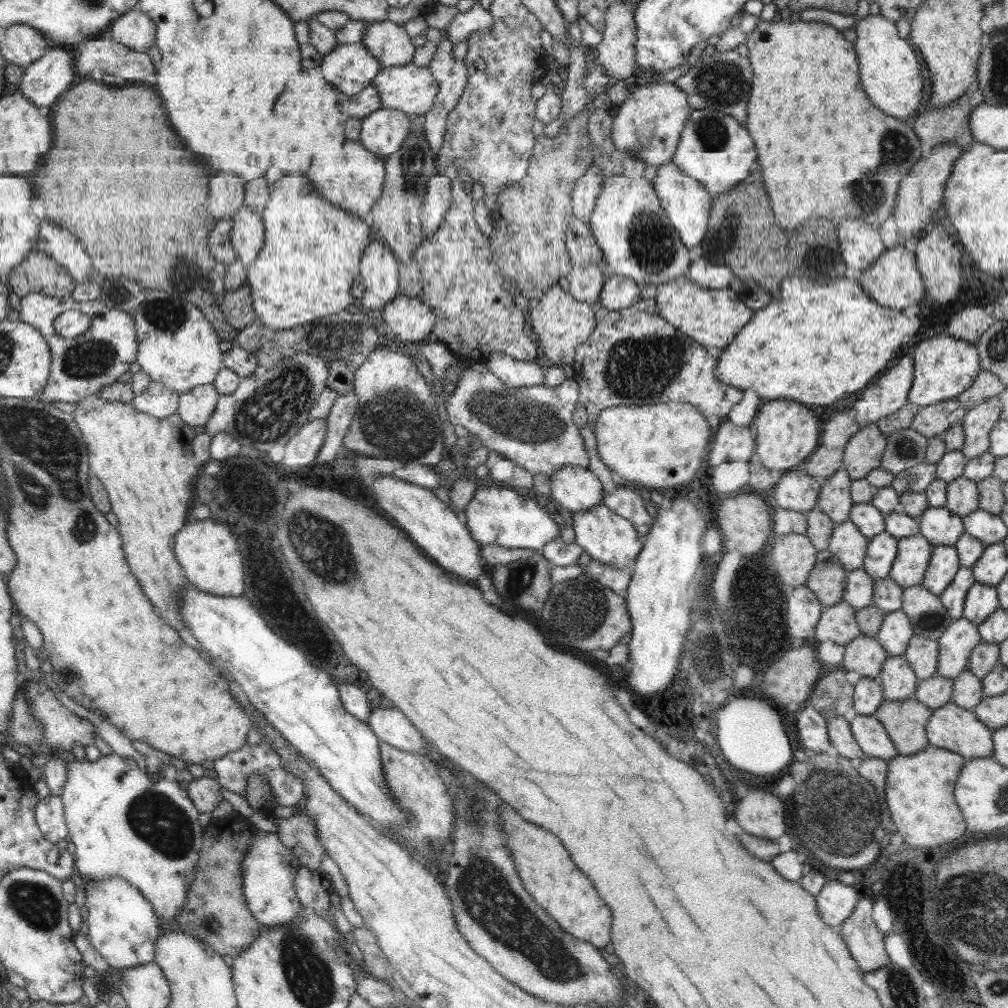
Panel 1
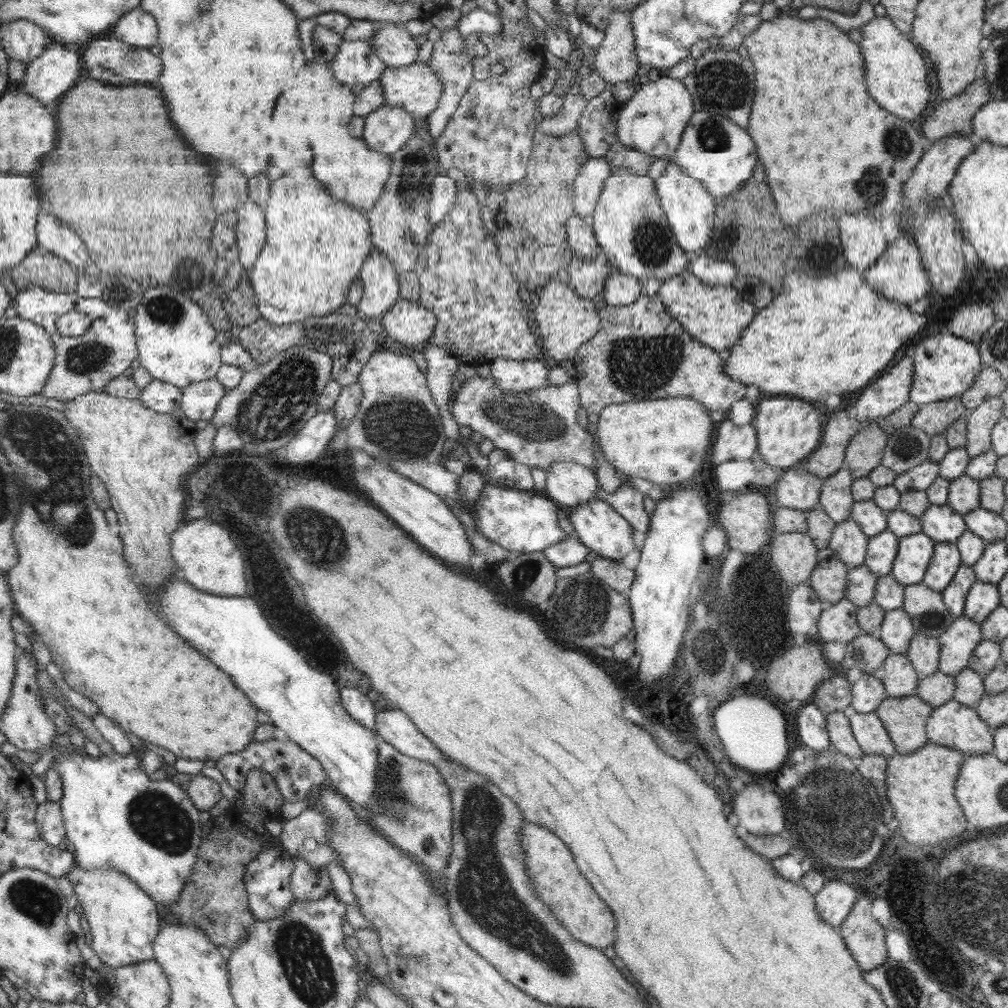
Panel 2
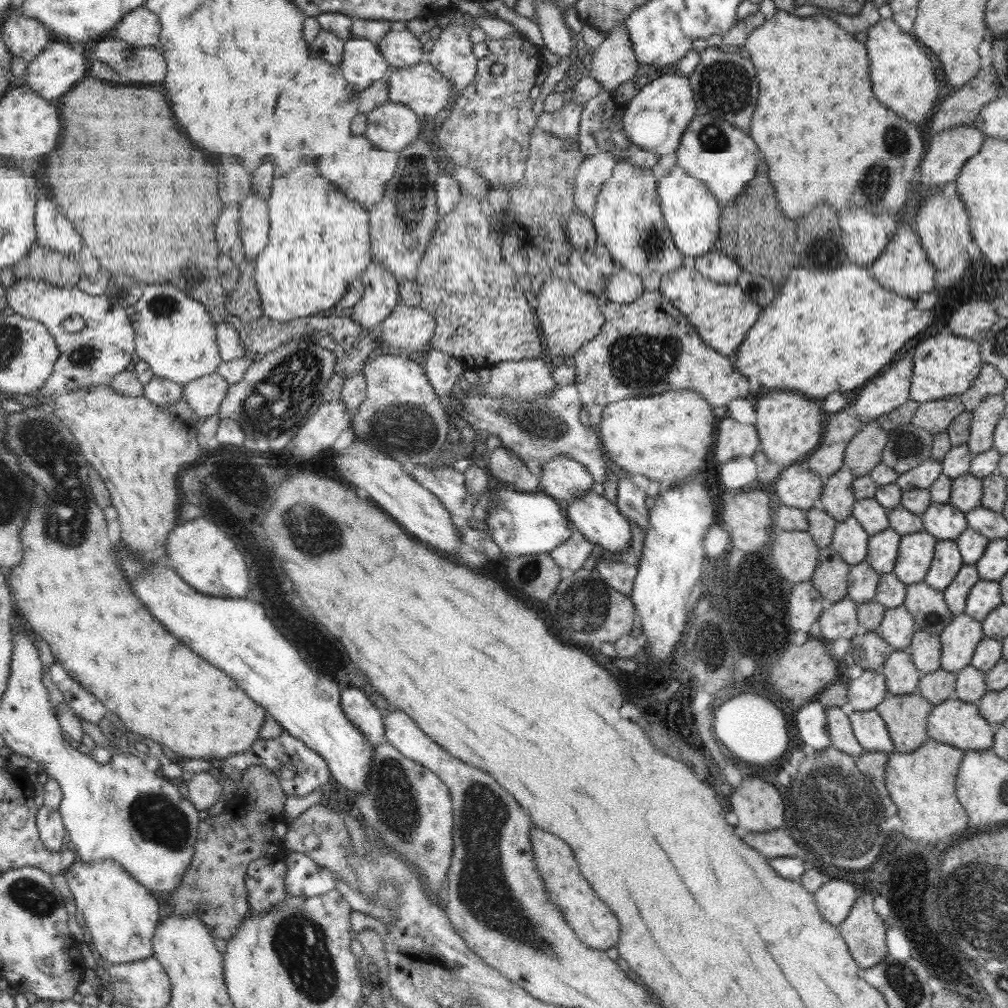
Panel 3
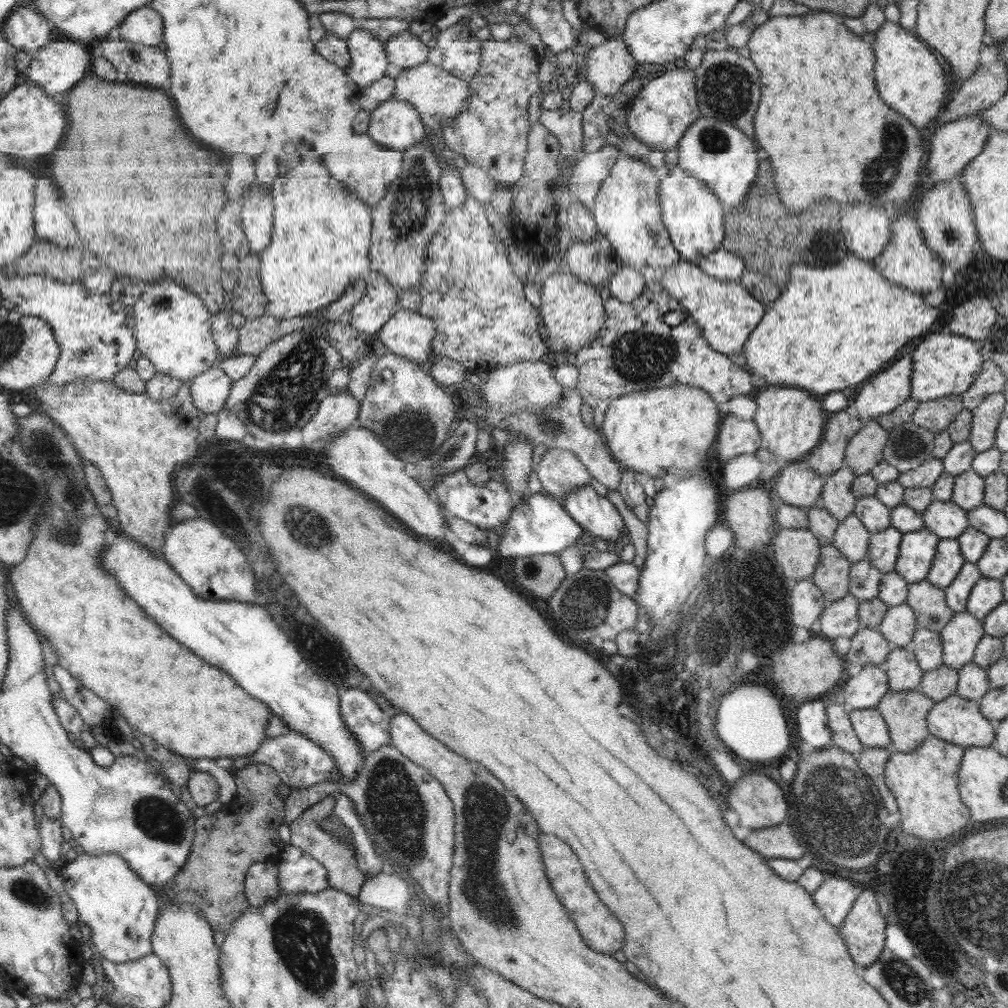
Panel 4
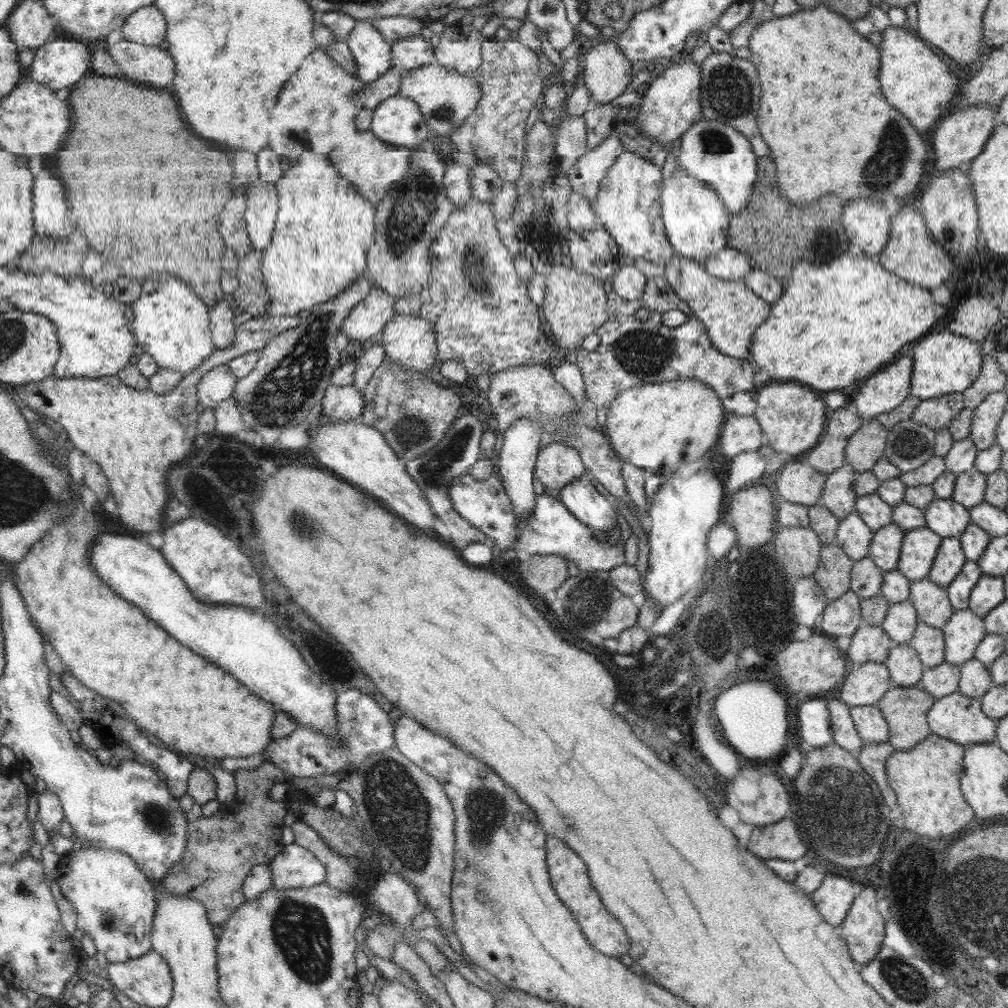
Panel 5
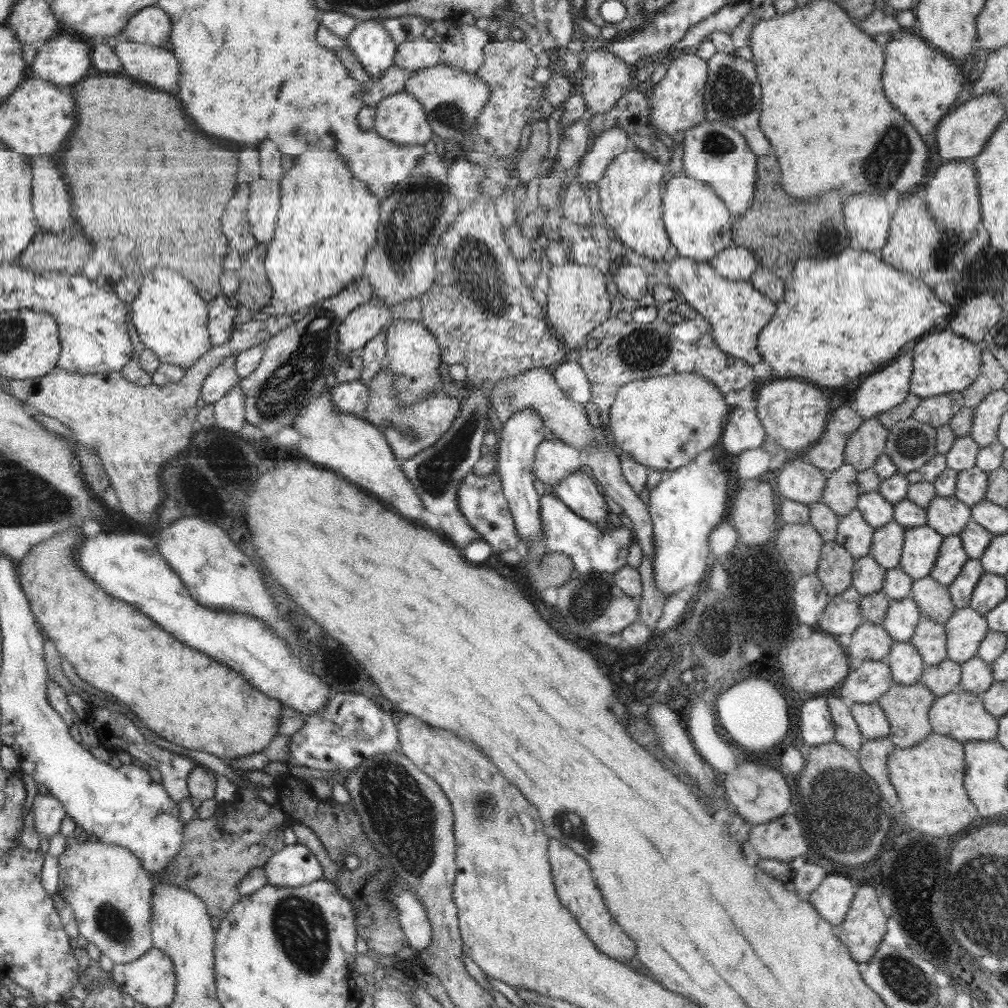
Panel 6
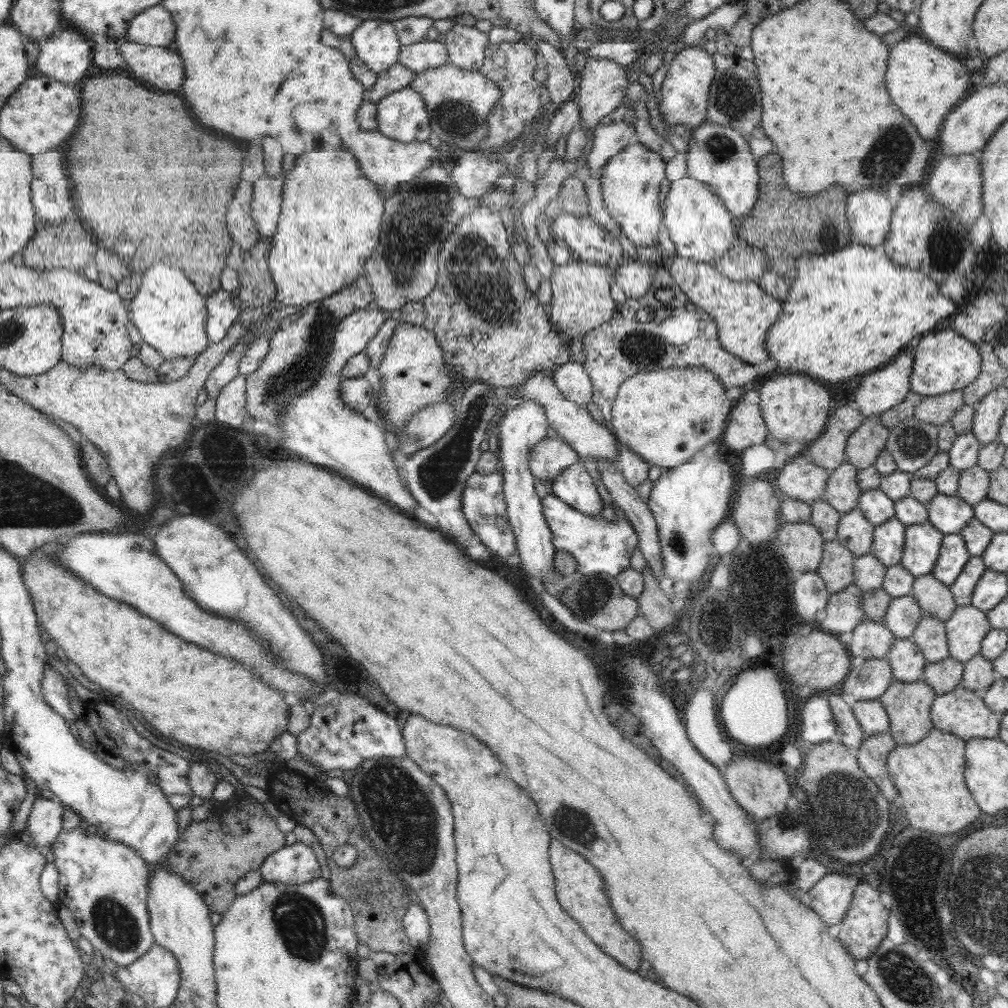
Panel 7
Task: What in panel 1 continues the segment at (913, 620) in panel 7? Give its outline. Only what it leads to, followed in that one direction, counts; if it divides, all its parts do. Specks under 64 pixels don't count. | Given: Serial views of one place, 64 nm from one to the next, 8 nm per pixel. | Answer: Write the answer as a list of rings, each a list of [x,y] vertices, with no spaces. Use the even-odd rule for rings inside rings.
[[[902,610],[885,613],[883,623],[877,632],[878,643],[889,655],[903,655],[914,636],[908,615]]]

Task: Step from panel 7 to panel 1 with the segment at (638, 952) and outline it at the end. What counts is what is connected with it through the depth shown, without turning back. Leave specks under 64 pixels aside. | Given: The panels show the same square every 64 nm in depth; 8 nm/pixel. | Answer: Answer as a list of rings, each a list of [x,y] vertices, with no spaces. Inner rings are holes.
[[[512,808],[506,810],[504,814],[504,831],[506,834],[506,847],[512,851],[514,863],[516,863],[516,871],[522,877],[524,887],[534,896],[534,900],[544,907],[544,910],[570,935],[576,939],[584,940],[593,944],[597,948],[604,948],[610,944],[610,928],[612,928],[612,914],[610,908],[598,898],[592,882],[574,866],[574,862],[570,860],[570,854],[566,852],[564,844],[558,840],[558,836],[552,836],[548,830],[534,826],[526,820],[522,820]]]

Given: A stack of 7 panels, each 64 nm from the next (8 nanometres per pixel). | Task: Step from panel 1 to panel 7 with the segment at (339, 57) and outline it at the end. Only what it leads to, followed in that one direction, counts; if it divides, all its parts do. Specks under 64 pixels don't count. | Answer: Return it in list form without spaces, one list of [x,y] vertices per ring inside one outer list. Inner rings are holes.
[[[365,20],[352,32],[351,42],[360,60],[376,74],[398,63],[403,45],[398,39],[394,23],[388,20]]]

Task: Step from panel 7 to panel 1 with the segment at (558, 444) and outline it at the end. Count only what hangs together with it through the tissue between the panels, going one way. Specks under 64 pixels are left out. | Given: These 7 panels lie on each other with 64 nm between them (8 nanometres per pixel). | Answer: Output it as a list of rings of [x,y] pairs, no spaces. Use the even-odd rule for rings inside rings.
[[[566,465],[549,478],[551,497],[572,514],[586,511],[602,501],[603,486],[590,469]]]

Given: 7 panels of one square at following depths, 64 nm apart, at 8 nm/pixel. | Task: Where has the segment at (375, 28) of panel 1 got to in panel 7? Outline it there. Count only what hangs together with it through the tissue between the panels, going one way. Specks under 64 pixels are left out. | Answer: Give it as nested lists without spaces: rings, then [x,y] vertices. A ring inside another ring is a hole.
[[[422,40],[417,44],[404,45],[398,58],[402,64],[414,74],[429,69],[441,68],[449,65],[447,47],[438,41]]]

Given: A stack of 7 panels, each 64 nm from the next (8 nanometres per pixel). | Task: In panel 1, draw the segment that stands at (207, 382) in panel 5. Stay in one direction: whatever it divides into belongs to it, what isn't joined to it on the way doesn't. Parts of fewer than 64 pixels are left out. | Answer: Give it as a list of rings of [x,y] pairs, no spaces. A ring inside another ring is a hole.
[[[214,383],[194,387],[179,395],[176,413],[186,424],[192,427],[205,425],[209,416],[214,412],[220,397]]]

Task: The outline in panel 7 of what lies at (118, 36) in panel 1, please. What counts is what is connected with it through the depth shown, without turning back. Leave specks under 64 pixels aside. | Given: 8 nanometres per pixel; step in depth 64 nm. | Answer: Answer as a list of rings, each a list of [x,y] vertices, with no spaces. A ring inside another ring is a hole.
[[[162,4],[146,8],[131,20],[127,36],[137,44],[168,47],[176,36],[173,16]]]

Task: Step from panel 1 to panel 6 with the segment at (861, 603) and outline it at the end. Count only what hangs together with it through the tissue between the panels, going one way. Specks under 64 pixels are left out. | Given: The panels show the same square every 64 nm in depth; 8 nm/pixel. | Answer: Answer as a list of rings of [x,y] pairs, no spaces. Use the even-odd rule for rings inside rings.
[[[870,555],[855,560],[851,573],[851,586],[862,596],[874,594],[883,588],[884,569]]]

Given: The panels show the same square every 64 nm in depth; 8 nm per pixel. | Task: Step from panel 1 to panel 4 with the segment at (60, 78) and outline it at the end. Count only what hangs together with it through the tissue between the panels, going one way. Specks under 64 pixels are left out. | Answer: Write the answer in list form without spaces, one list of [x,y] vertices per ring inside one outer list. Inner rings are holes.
[[[51,40],[49,44],[40,48],[38,55],[31,61],[27,79],[46,91],[46,95],[52,98],[64,98],[64,94],[84,79],[86,70],[92,67],[94,54],[92,45],[70,40]]]

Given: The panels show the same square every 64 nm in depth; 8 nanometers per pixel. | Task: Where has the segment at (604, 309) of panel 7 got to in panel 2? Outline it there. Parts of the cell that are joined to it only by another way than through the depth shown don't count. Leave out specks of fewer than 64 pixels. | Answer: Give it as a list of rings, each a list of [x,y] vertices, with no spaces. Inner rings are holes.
[[[561,280],[548,281],[539,291],[538,306],[534,306],[532,322],[535,332],[540,338],[540,344],[546,349],[550,358],[558,360],[573,359],[578,348],[599,332],[600,315],[596,311],[596,299],[584,298]]]

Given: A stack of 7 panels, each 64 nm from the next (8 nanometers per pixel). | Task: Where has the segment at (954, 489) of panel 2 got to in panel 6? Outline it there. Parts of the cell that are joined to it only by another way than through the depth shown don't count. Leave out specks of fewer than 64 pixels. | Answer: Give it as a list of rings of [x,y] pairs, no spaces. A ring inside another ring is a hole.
[[[974,466],[958,473],[956,498],[969,507],[985,500],[988,488],[987,472]]]

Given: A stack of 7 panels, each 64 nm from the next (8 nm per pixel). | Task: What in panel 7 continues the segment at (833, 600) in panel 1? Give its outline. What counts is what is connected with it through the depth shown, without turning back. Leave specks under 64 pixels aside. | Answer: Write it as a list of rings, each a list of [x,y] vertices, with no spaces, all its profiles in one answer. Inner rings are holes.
[[[826,541],[823,558],[817,573],[826,583],[827,592],[832,595],[853,584],[853,563],[855,557],[850,550],[836,541]]]

